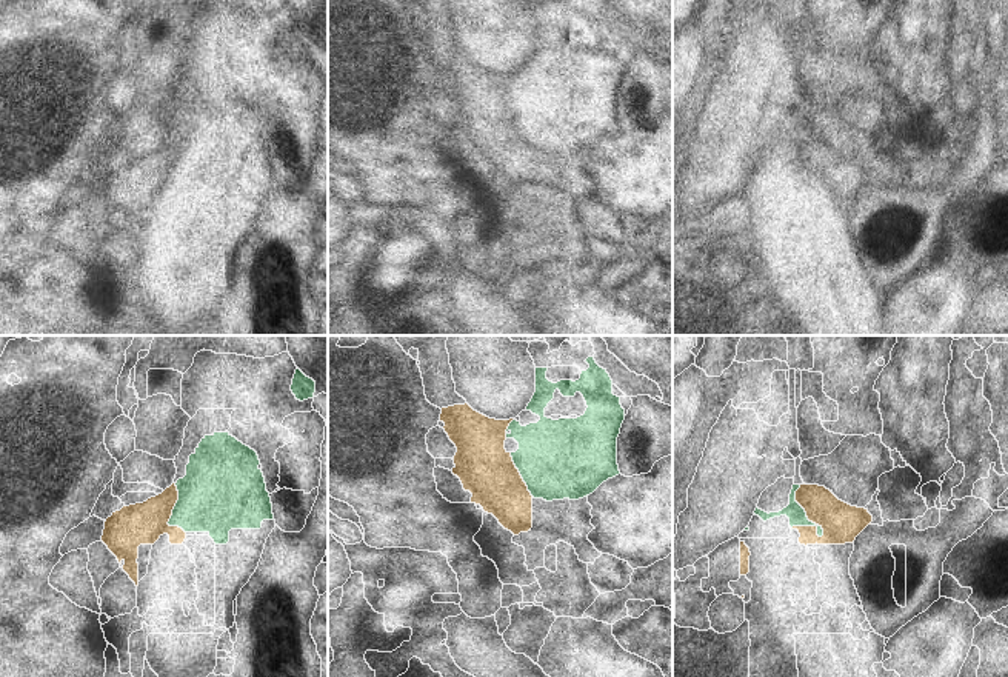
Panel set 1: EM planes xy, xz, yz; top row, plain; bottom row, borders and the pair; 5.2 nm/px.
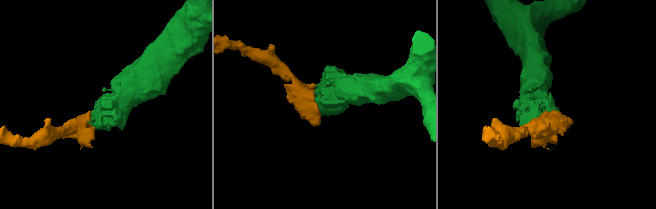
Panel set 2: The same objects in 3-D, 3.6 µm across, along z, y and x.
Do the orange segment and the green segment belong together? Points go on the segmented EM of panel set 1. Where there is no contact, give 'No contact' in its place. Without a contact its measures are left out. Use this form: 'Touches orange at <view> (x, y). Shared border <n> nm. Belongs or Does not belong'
Touches orange at yz (805, 511). Shared border 300 nm. Does not belong.

